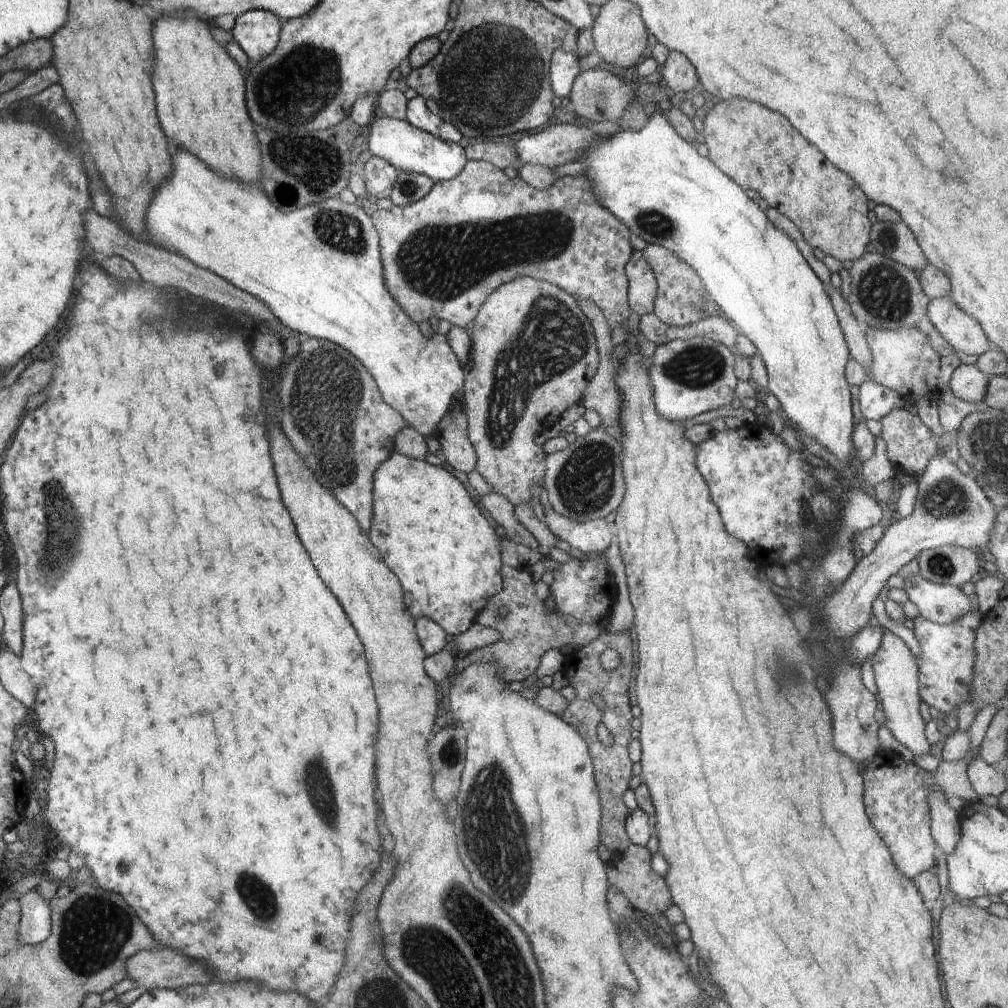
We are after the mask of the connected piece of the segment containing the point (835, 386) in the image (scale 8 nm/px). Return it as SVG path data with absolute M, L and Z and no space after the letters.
M658 108L652 117L649 118L646 126L640 130L620 131L612 136L606 136L597 143L593 143L589 150L581 155L580 162L586 166L586 177L591 182L591 189L601 202L618 220L624 222L632 234L643 238L648 245L658 245L673 252L679 259L687 262L702 279L706 290L713 304L739 328L739 333L749 338L758 349L758 354L764 361L768 372L768 388L780 401L781 414L790 420L790 424L800 435L805 434L816 439L826 450L829 450L840 462L849 467L851 471L857 470L858 462L851 460L850 449L853 447L852 430L854 430L854 418L852 417L850 385L845 377L845 368L851 354L840 326L838 315L832 306L830 297L825 289L825 284L816 276L812 267L801 255L793 240L781 230L778 230L768 220L766 213L760 209L757 202L752 201L745 190L740 188L727 174L724 174L708 157L702 157L696 150L694 144L685 141L676 132L676 129L669 123L663 111Z

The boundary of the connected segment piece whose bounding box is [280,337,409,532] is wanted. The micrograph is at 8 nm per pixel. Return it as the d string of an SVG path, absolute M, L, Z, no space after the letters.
M309 337L302 342L300 352L297 352L293 357L289 357L288 360L284 362L284 368L282 368L282 372L280 372L280 396L282 396L280 400L282 400L284 434L286 434L286 438L288 438L290 444L296 448L296 452L304 456L308 468L314 472L313 475L317 478L317 481L320 481L320 484L324 485L324 488L331 490L333 497L336 497L336 500L356 518L361 529L364 532L368 532L373 522L373 476L376 470L378 470L378 467L392 454L392 451L396 451L396 433L401 431L404 427L409 426L405 418L399 412L396 412L387 402L384 402L372 375L368 374L368 370L362 366L359 360L356 360L356 358L352 356L351 352L348 352L340 345L324 339Z

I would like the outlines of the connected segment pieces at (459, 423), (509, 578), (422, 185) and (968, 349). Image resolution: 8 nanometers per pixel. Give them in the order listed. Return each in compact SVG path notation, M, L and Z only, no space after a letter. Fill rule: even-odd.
M449 410L449 413L439 422L437 436L442 450L442 459L454 468L455 473L464 478L475 470L477 454L467 435L468 421L460 410Z
M504 565L501 568L501 575L502 590L497 595L488 598L486 606L475 618L476 623L496 629L501 639L493 645L467 653L464 659L456 665L456 673L459 674L460 670L472 663L493 662L499 670L499 675L506 682L524 681L537 671L540 659L545 652L552 649L558 650L562 646L573 647L573 649L585 647L606 632L605 628L600 625L580 625L573 619L564 619L556 610L550 616L546 616L544 601L538 599L534 590L535 582L530 566L516 569ZM501 609L505 609L508 613L502 616L499 613Z
M398 171L398 178L390 193L394 207L407 207L423 199L435 182L418 173Z
M951 298L929 299L927 315L936 330L957 351L980 356L992 348L982 326L966 314Z

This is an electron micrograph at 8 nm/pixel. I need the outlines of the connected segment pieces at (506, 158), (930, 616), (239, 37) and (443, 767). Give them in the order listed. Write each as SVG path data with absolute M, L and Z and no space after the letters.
M473 140L465 148L465 155L467 160L486 161L500 170L506 166L520 170L525 166L518 158L515 146L489 140Z
M918 573L905 578L909 599L916 604L920 616L930 622L947 625L973 611L970 597L959 587L939 585L922 578Z
M253 10L235 17L233 40L244 52L244 57L260 62L276 48L281 33L280 20L267 10Z
M446 726L429 740L427 749L433 770L435 797L446 809L460 788L467 738L461 729Z

